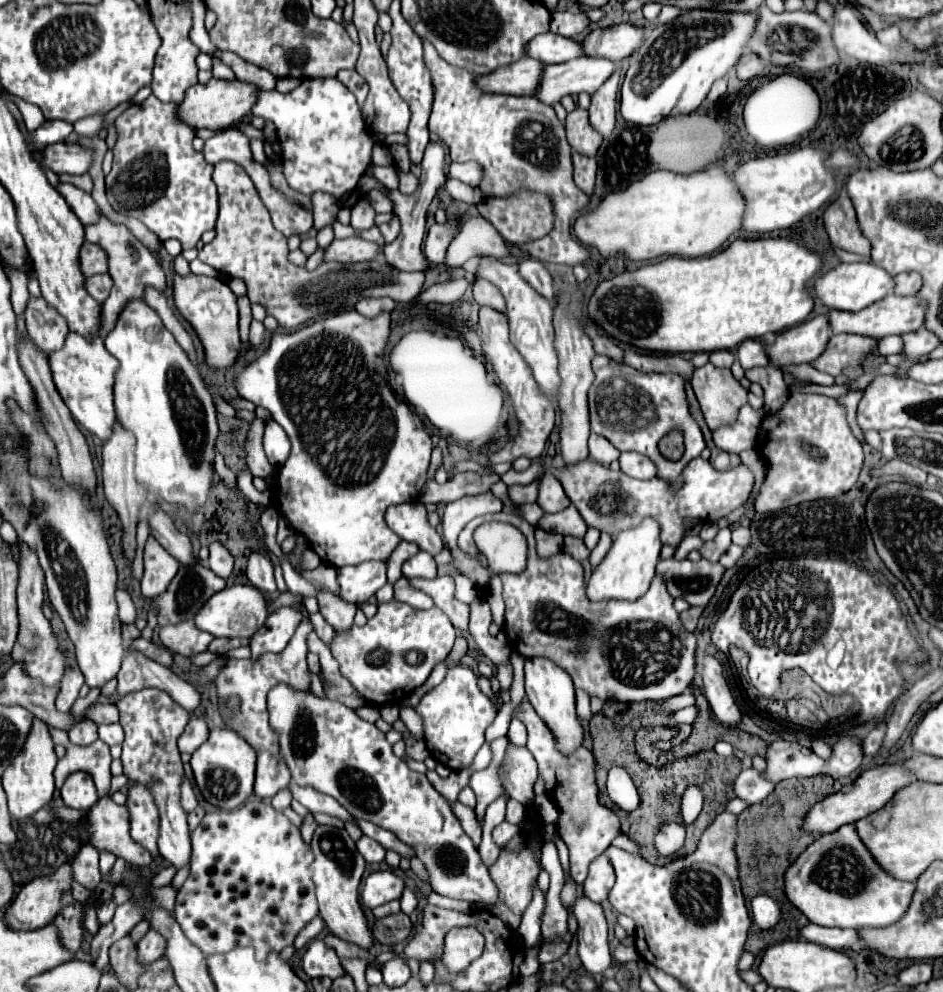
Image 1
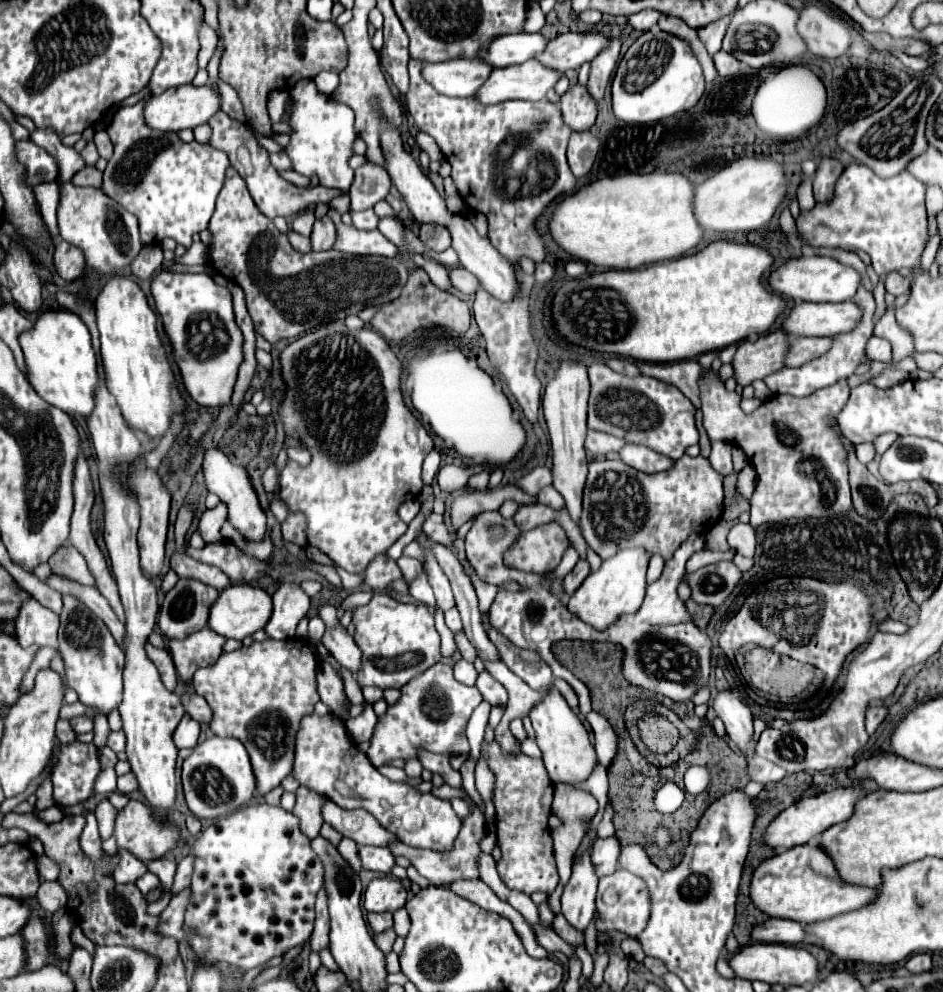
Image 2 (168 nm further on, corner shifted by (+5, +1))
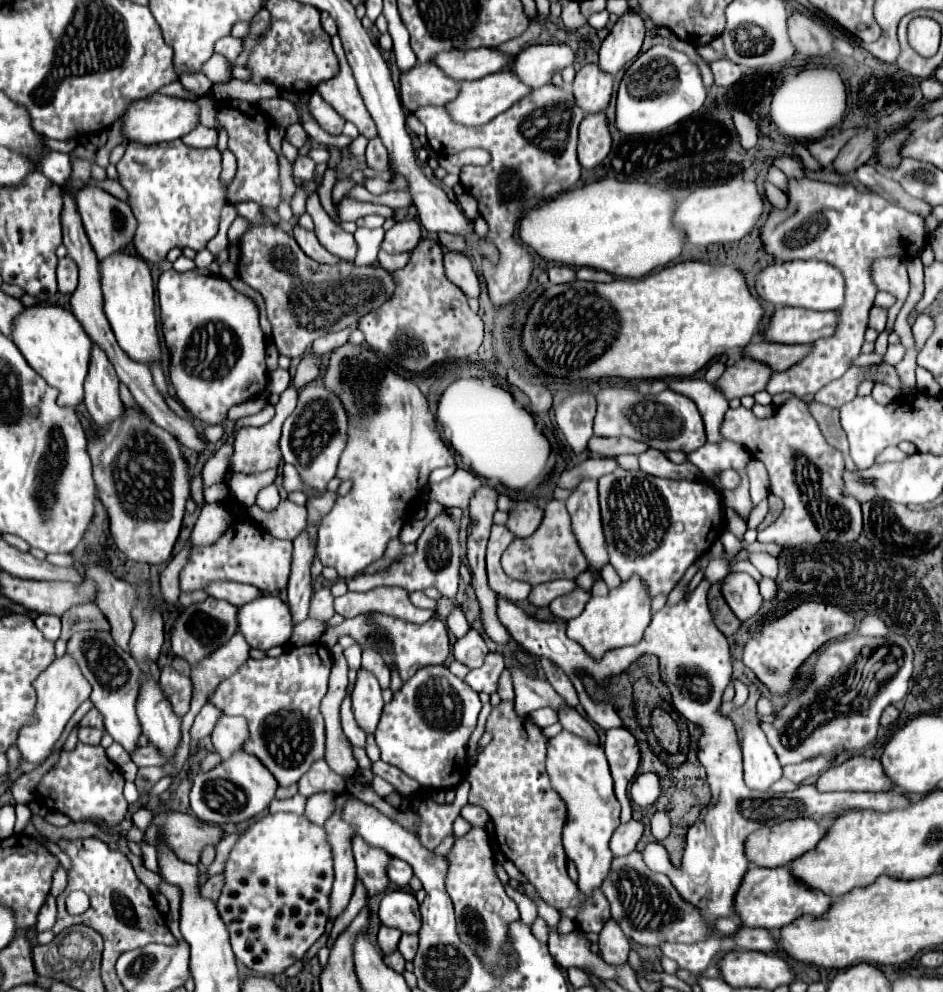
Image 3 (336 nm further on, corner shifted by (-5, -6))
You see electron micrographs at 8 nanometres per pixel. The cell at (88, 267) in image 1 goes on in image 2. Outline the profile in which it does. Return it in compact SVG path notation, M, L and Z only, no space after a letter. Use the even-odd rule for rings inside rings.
M66 241L56 243L54 267L56 267L56 273L62 279L66 279L68 283L76 281L86 271L86 259L84 259L82 249L78 249L78 247L74 247L74 245L66 243Z

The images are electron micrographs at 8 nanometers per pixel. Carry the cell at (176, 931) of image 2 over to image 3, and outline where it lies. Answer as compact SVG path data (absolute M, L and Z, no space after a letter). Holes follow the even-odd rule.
M220 872L220 874L212 876L212 878L208 878L208 882L200 886L200 892L202 892L202 896L216 900L220 896L220 892L222 892L222 886L224 886L224 874Z

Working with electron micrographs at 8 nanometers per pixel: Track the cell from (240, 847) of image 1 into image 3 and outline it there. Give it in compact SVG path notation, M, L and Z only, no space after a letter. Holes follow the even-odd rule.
M278 812L252 822L246 834L236 842L226 862L226 884L218 898L218 912L230 932L236 958L260 976L282 974L300 960L308 948L324 934L330 910L330 892L334 884L332 848L324 826L312 824L306 816Z

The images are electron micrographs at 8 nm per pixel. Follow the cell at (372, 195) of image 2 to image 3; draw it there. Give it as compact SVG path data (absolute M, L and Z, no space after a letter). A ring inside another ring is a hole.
M380 136L368 140L368 146L366 146L366 162L368 162L370 168L378 168L378 170L386 170L388 168L388 150L382 144Z

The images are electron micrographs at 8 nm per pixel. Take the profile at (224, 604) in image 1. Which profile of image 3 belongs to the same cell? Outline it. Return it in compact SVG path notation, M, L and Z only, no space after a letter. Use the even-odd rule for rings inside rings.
M262 596L238 612L240 632L252 648L270 650L274 646L284 646L294 630L292 614L286 602L278 596Z

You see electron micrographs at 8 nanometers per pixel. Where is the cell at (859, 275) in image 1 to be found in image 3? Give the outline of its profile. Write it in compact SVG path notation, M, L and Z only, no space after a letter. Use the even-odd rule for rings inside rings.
M792 260L792 262L774 262L762 268L756 276L756 292L762 300L774 306L798 306L808 310L836 310L844 302L844 278L842 274L816 260Z

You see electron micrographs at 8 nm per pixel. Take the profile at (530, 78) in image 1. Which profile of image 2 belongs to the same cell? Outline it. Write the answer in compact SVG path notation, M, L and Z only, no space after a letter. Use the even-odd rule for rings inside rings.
M450 59L446 63L426 63L422 73L436 91L448 97L474 97L492 69L480 59Z

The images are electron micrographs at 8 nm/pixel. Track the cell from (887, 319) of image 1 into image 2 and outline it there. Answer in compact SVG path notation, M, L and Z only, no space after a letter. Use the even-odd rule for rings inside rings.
M854 301L844 303L798 303L784 329L794 337L832 337L850 333L862 321L862 309Z

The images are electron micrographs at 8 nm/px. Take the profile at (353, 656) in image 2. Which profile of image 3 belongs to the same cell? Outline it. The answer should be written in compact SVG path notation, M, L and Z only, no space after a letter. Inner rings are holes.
M362 668L356 680L356 688L352 692L352 712L356 724L366 734L374 734L382 716L382 708L384 708L384 700L382 700L380 684L372 672Z

